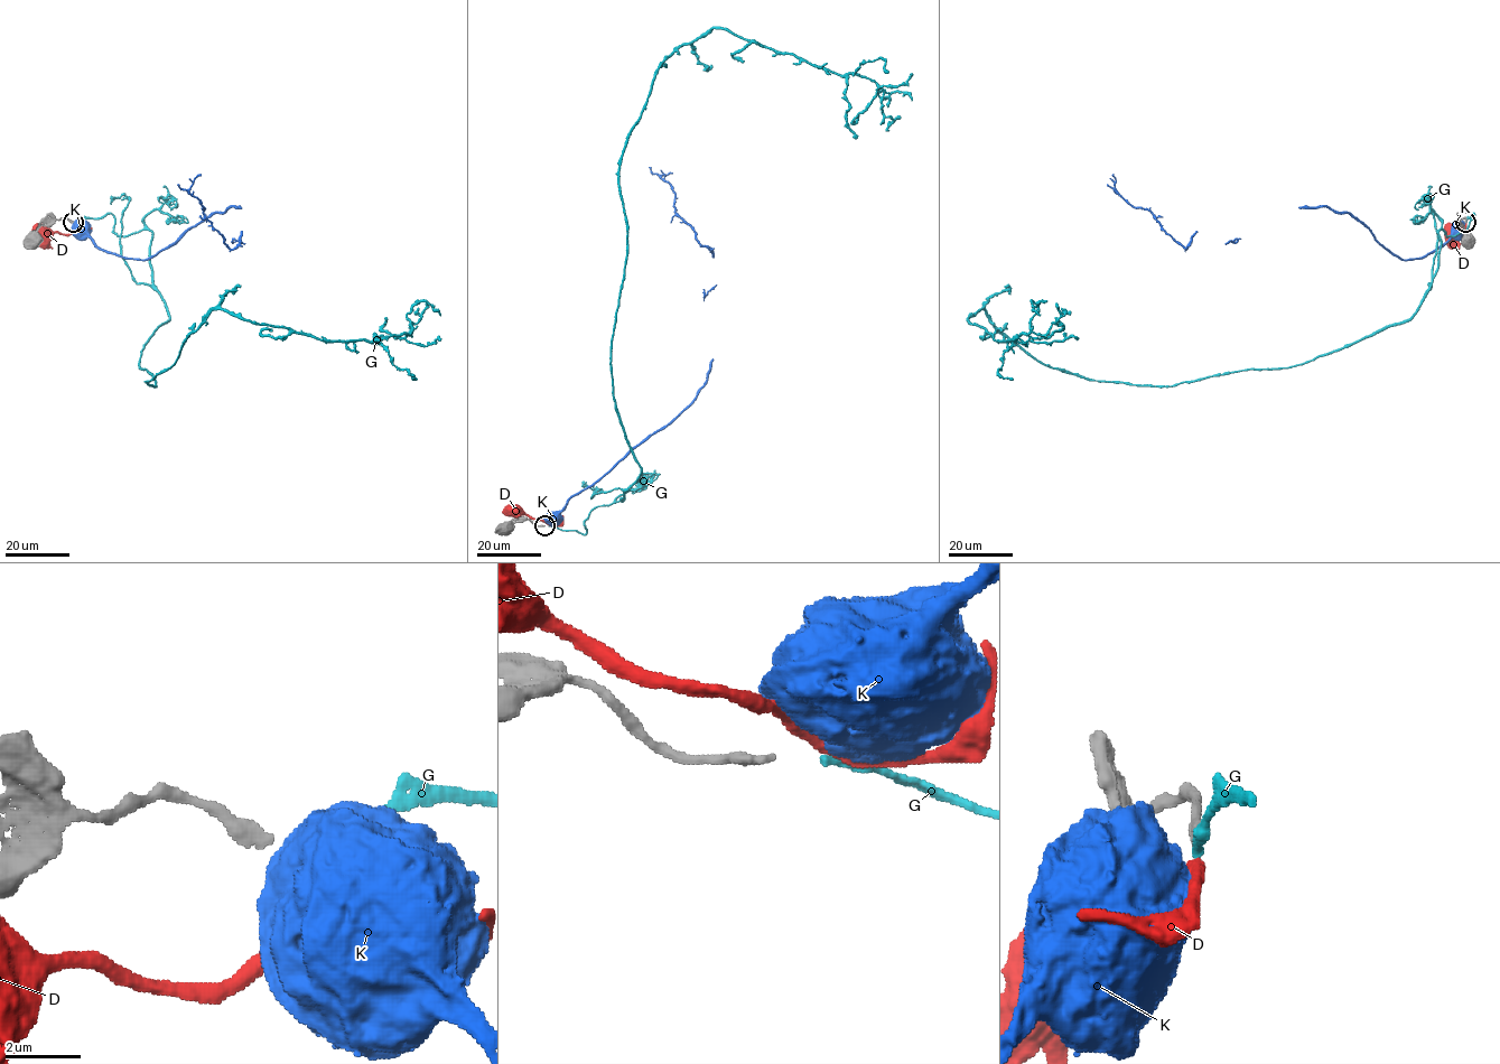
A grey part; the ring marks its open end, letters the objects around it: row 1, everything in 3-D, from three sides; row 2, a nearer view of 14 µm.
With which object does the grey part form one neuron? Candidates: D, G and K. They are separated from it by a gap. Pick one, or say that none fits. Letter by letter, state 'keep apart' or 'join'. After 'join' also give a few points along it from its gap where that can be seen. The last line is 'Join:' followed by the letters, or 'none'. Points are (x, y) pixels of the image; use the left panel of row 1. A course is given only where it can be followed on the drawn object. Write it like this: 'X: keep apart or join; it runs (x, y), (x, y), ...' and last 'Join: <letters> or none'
D: keep apart
G: join; it runs (76, 223), (152, 232), (150, 385), (213, 309), (323, 341), (440, 315)
K: keep apart
Join: G

